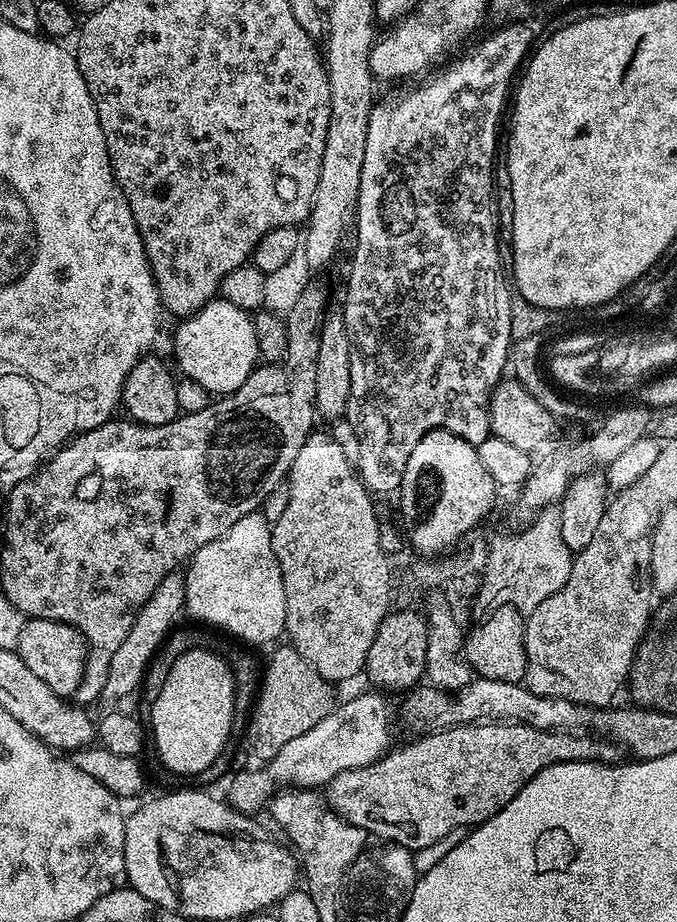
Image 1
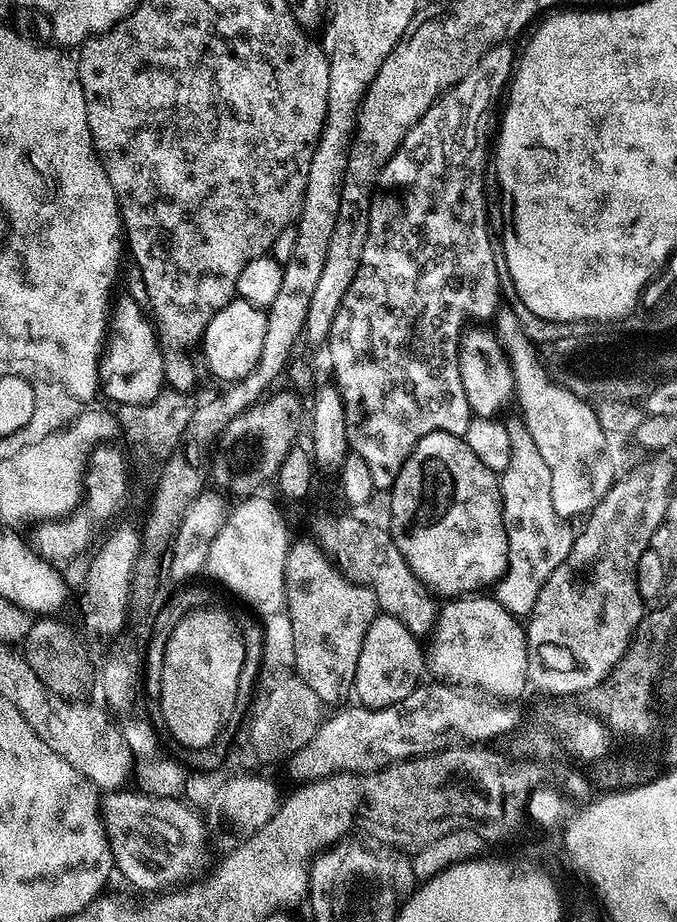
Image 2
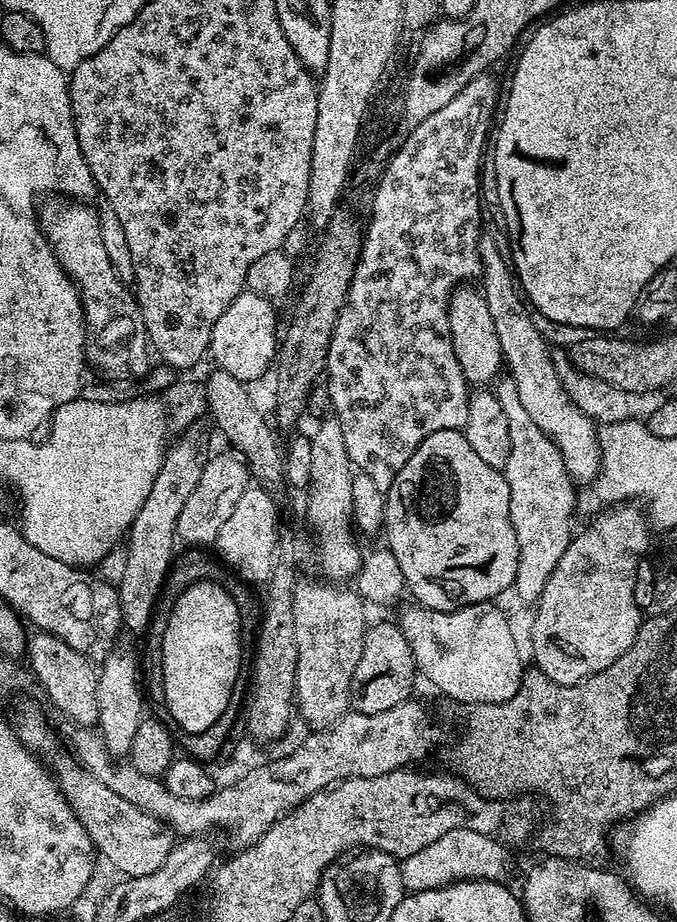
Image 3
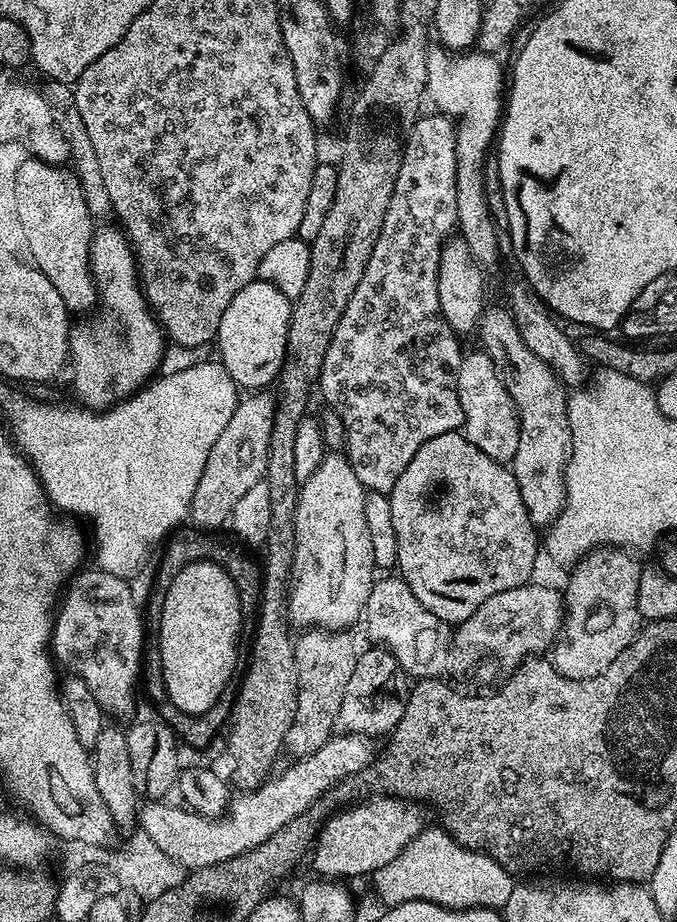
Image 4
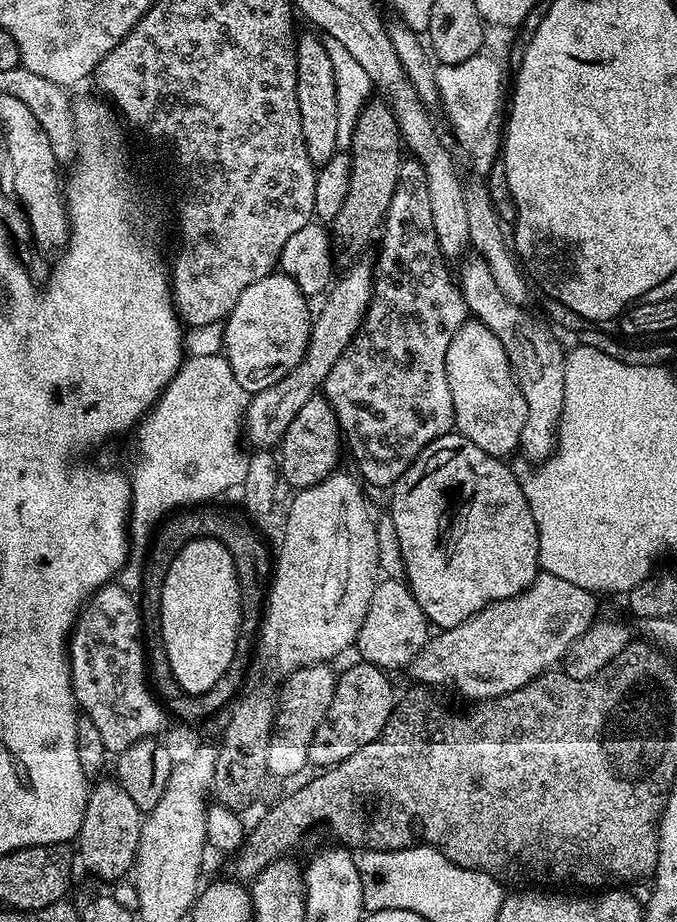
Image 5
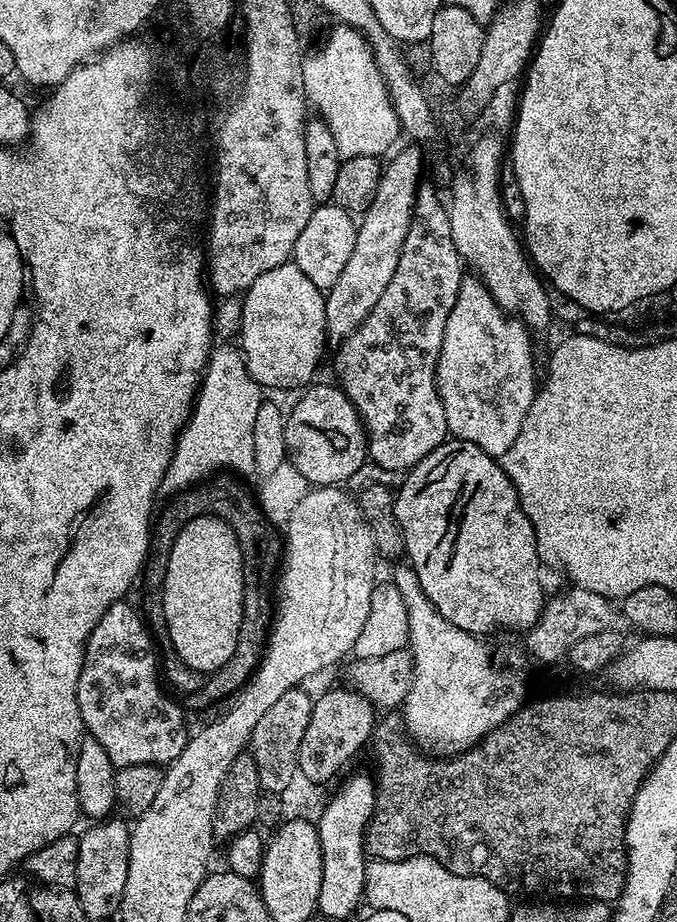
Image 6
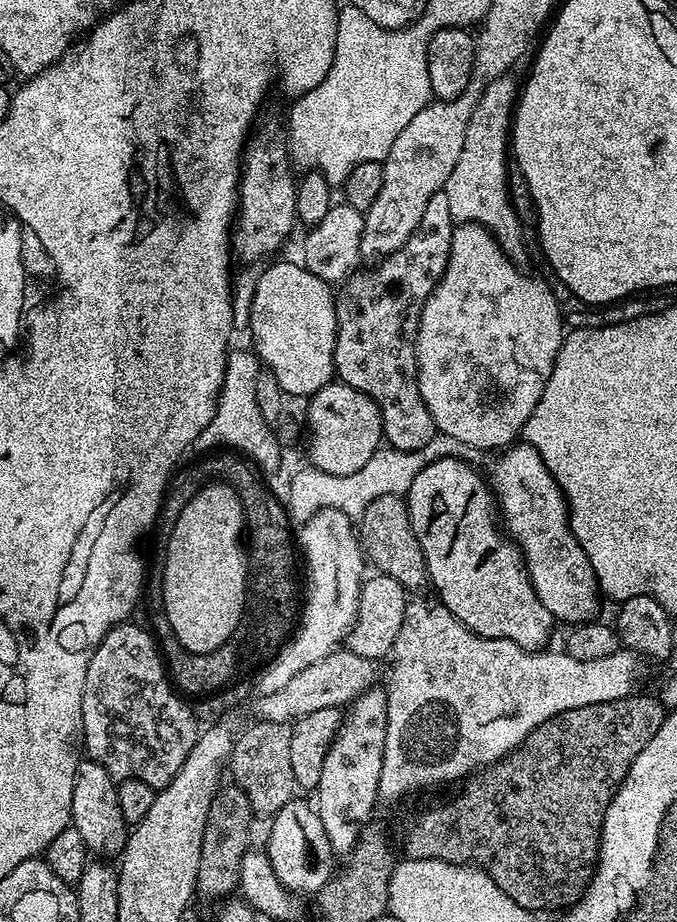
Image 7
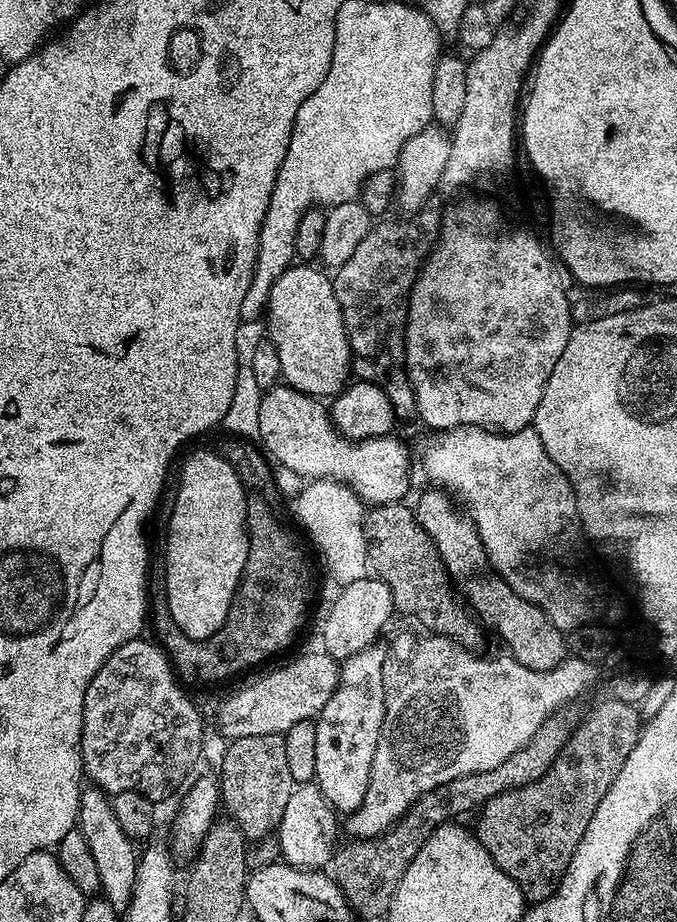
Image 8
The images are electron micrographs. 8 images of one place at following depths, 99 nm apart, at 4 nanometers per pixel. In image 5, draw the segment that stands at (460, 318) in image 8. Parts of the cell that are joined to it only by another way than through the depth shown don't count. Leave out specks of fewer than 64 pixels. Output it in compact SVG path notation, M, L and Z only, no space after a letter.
M465 320L454 334L446 356L446 378L450 382L450 394L454 398L455 431L470 438L474 446L482 446L482 450L486 450L486 454L491 456L508 458L512 451L515 453L526 426L526 398L522 398L522 390L512 372L508 351L504 349L500 339L479 320Z

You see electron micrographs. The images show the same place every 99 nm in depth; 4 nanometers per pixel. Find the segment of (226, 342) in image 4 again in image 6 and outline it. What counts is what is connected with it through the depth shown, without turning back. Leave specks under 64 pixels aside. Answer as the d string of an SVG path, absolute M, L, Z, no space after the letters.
M295 262L266 270L266 274L243 293L238 313L239 351L246 362L246 370L259 382L261 389L303 389L313 383L312 375L320 364L328 335L324 298L321 288L314 286Z

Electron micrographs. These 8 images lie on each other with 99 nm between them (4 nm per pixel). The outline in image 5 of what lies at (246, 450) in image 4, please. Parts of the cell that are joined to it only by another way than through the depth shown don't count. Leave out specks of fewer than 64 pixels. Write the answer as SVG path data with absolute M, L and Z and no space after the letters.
M356 264L344 277L337 279L332 287L329 287L323 297L324 305L320 312L315 313L312 321L312 333L306 346L306 354L282 382L274 382L274 386L266 386L266 390L255 393L249 399L248 409L244 415L243 435L256 450L268 450L279 445L284 439L290 422L294 422L294 414L310 402L312 396L317 395L323 389L324 379L334 370L334 362L342 358L342 350L350 346L350 342L356 336L356 331L362 326L364 316L372 301L372 285L374 272L371 267L364 264Z

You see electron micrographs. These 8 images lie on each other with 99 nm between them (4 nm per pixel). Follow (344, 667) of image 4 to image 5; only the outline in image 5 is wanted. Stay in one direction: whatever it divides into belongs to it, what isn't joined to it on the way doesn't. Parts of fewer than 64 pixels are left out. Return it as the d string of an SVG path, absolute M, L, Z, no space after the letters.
M327 663L311 664L283 677L284 689L278 692L276 727L272 733L270 751L266 754L266 766L273 777L296 776L303 768L309 767L310 744L322 718L326 718L326 710L330 710L336 690L337 673L332 673L328 668L331 667Z

